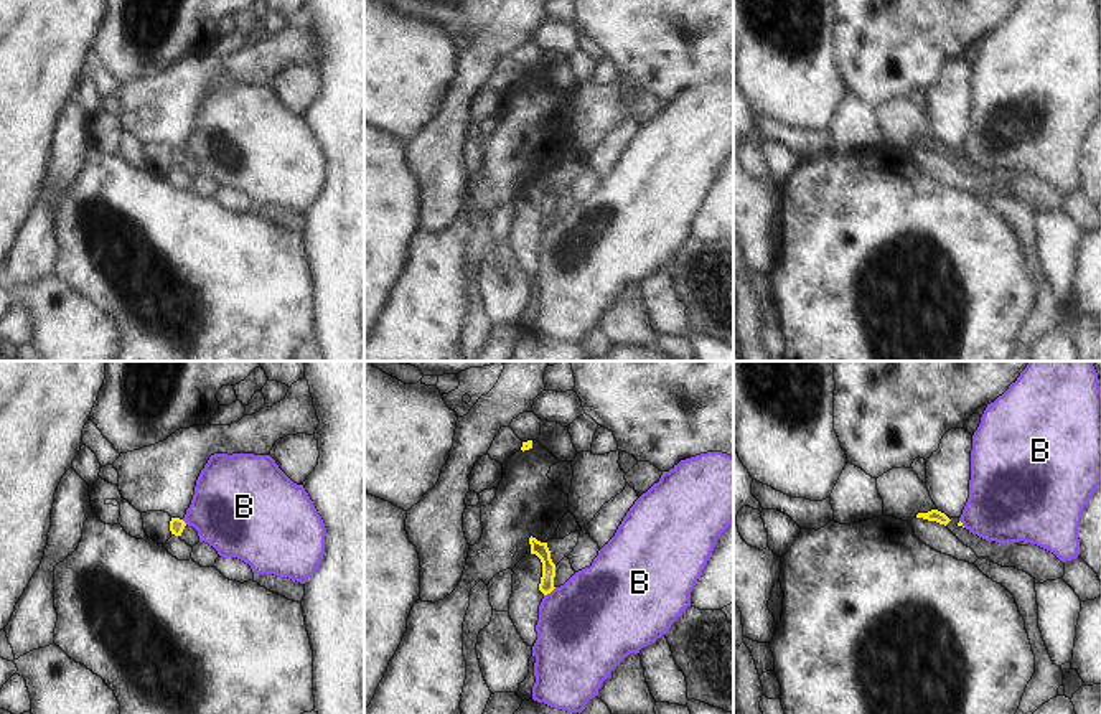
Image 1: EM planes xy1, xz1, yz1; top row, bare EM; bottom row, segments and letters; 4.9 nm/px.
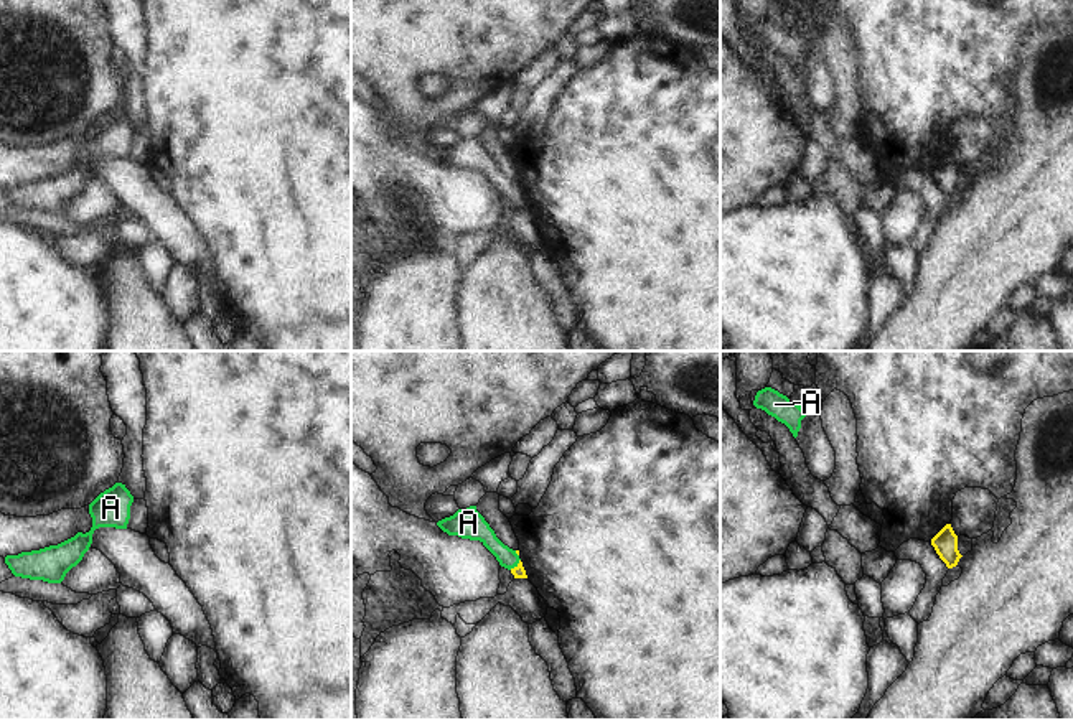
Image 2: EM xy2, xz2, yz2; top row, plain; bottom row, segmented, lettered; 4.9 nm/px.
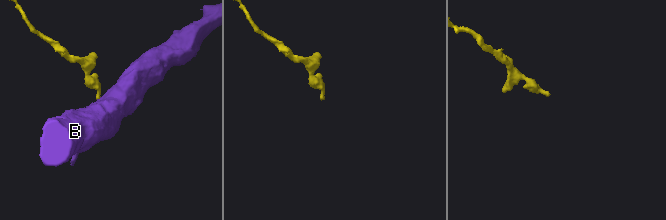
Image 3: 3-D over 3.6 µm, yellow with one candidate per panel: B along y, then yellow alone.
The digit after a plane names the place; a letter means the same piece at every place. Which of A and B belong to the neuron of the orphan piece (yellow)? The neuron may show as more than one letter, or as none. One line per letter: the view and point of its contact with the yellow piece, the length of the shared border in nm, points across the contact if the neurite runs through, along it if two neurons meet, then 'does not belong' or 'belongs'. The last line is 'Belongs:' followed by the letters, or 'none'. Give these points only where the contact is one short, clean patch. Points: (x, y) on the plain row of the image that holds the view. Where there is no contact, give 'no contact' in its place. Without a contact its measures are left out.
A: xz2 (515, 198) | 80 nm | across xz2 (518, 203), (515, 198), (480, 160) | belongs
B: xz1 (549, 223) | 80 nm | along xz1 (556, 218), (544, 226) | does not belong
Belongs: A

